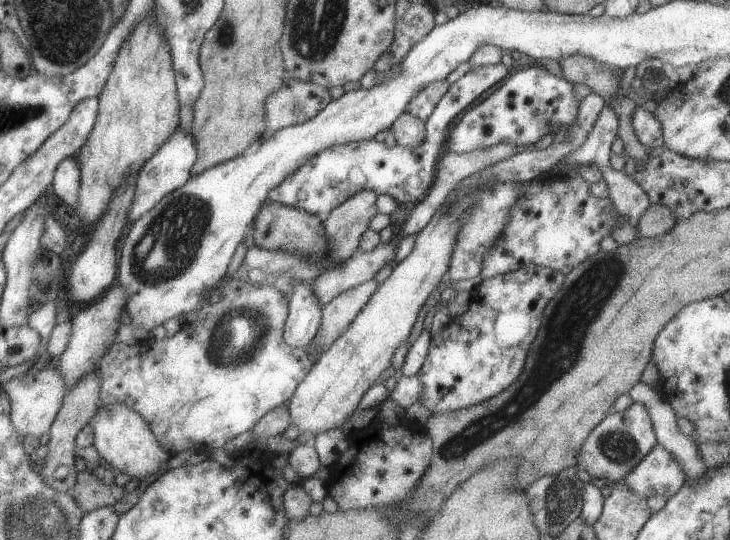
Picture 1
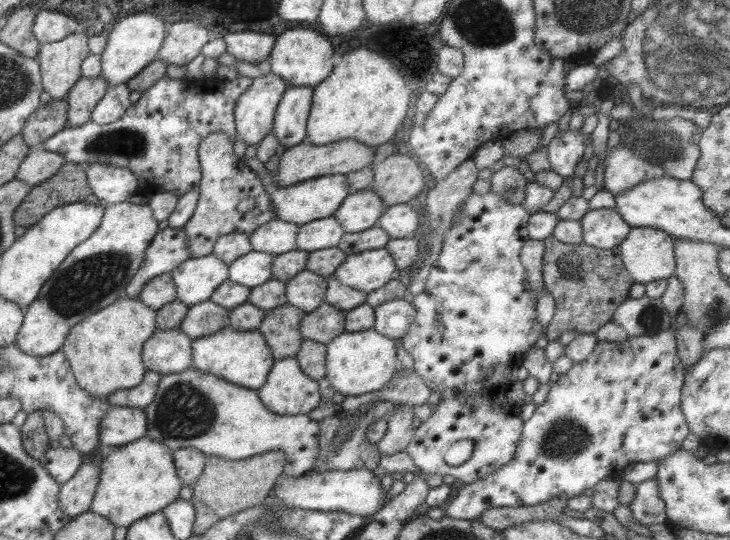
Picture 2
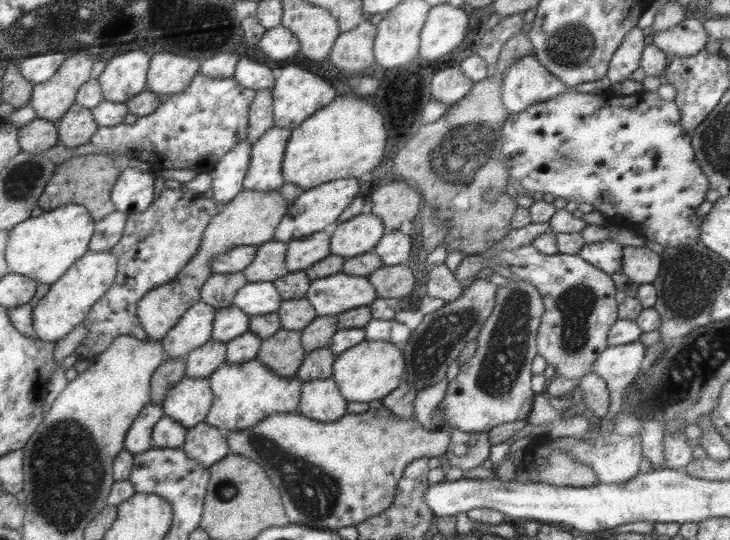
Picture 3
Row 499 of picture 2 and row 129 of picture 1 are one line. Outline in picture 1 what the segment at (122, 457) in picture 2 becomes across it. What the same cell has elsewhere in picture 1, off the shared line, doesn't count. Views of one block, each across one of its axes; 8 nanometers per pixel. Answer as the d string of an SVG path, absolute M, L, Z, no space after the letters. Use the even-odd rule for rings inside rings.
M155 6L121 42L121 48L111 66L113 68L105 80L101 94L97 96L98 108L93 128L85 144L82 144L74 155L80 170L80 183L73 213L76 213L86 231L101 218L101 214L105 214L105 210L109 208L109 200L121 186L121 182L129 176L135 176L145 160L149 160L153 152L157 152L157 148L175 132L179 124L180 104L175 92L175 72L172 68L167 38L163 36L159 24L155 22Z

